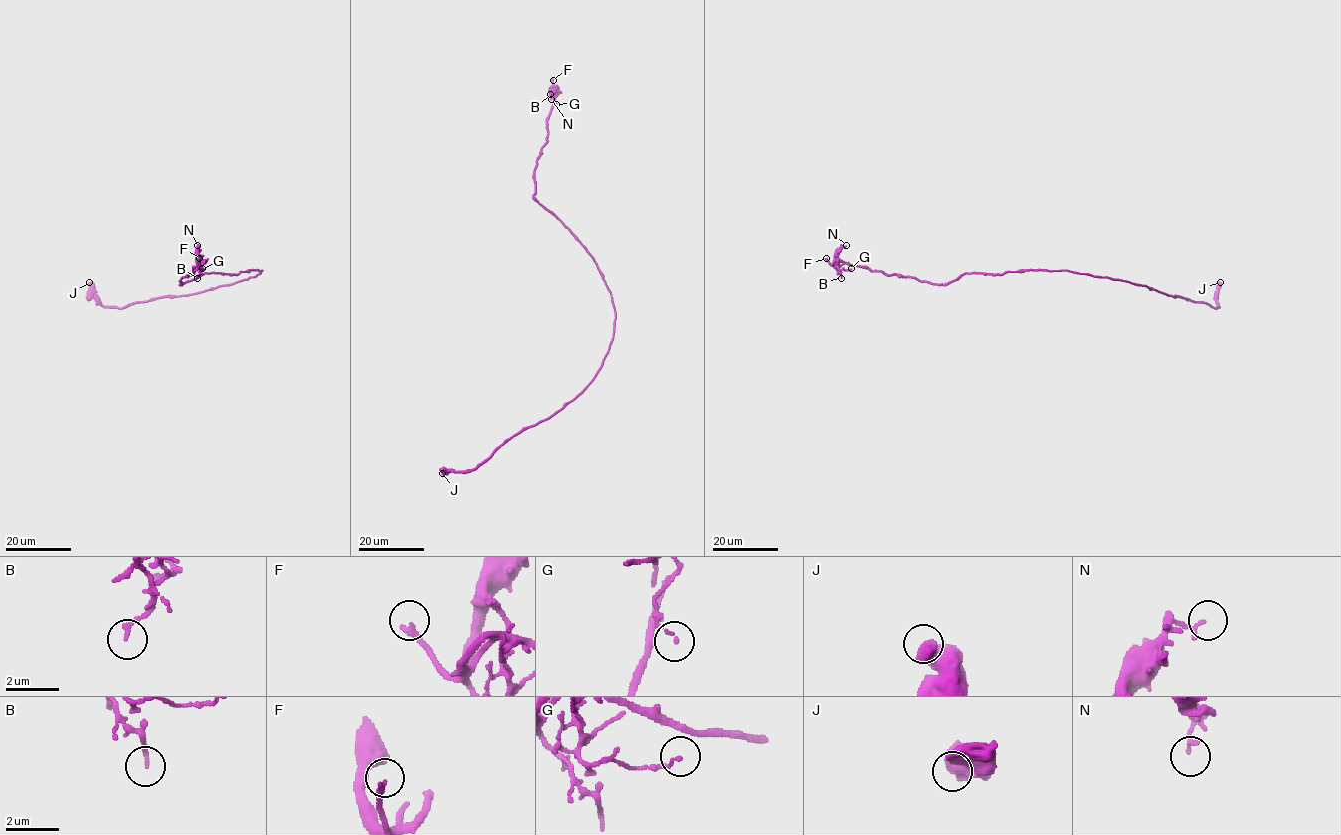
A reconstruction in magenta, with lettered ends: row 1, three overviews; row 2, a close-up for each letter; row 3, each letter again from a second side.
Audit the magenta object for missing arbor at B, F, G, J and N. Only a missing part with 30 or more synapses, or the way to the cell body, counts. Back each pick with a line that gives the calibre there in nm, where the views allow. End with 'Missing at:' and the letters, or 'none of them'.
F: Thickness 240 nm
Missing at: F

